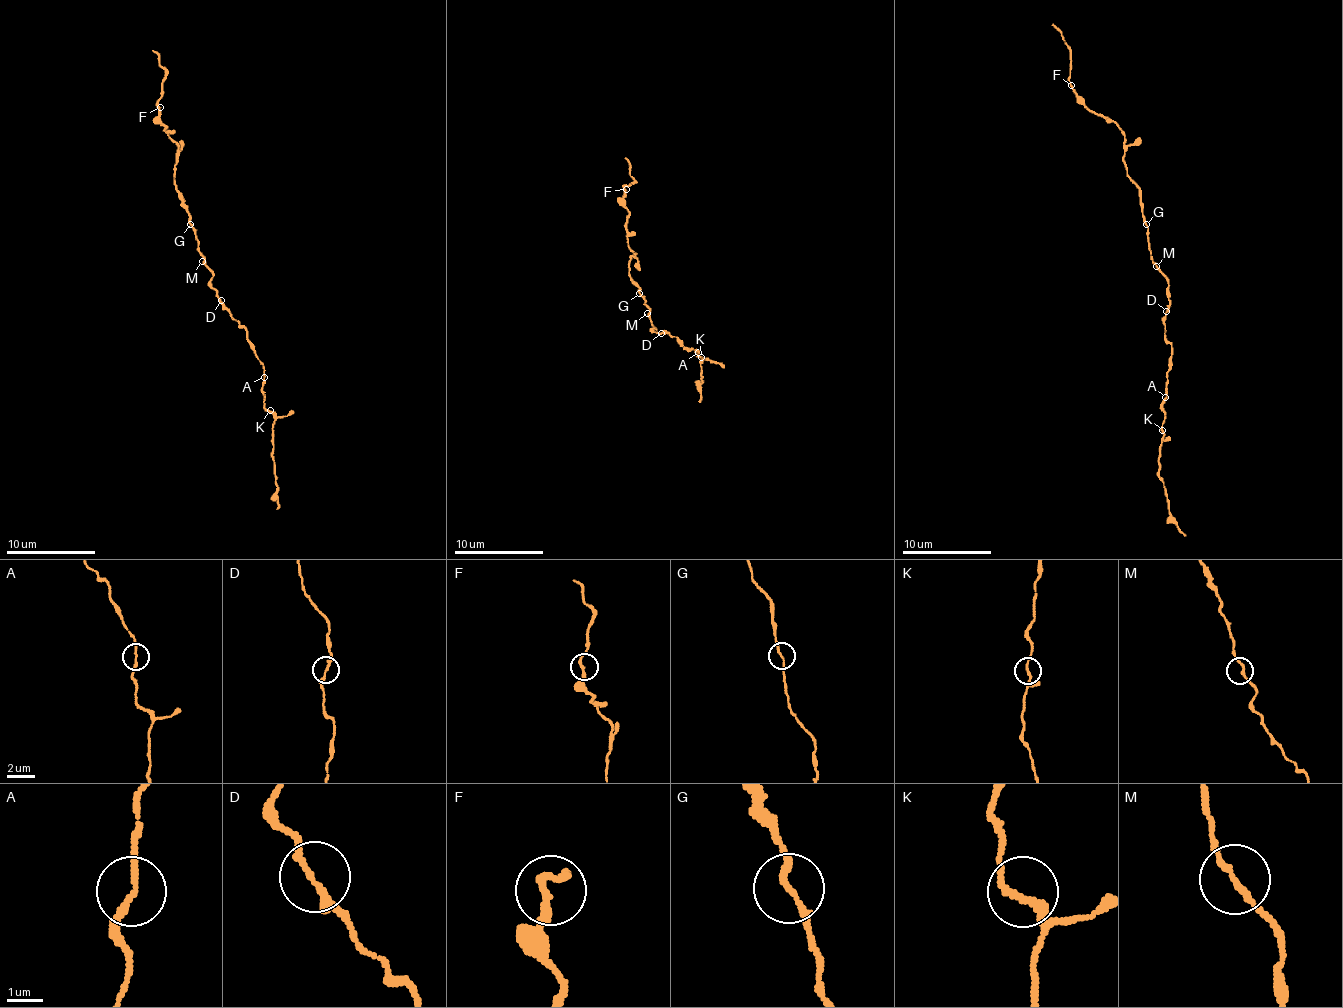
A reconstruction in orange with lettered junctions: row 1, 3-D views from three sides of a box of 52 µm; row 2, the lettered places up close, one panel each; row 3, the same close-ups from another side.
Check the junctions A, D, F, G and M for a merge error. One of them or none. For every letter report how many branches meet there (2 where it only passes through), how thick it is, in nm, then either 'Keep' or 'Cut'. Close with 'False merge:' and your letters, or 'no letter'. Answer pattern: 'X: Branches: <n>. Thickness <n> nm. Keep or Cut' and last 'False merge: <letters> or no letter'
A: Branches: 2. Thickness 180 nm. Keep
D: Branches: 2. Thickness 180 nm. Keep
F: Branches: 2. Thickness 160 nm. Keep
G: Branches: 2. Thickness 170 nm. Keep
M: Branches: 2. Thickness 170 nm. Keep
False merge: no letter

